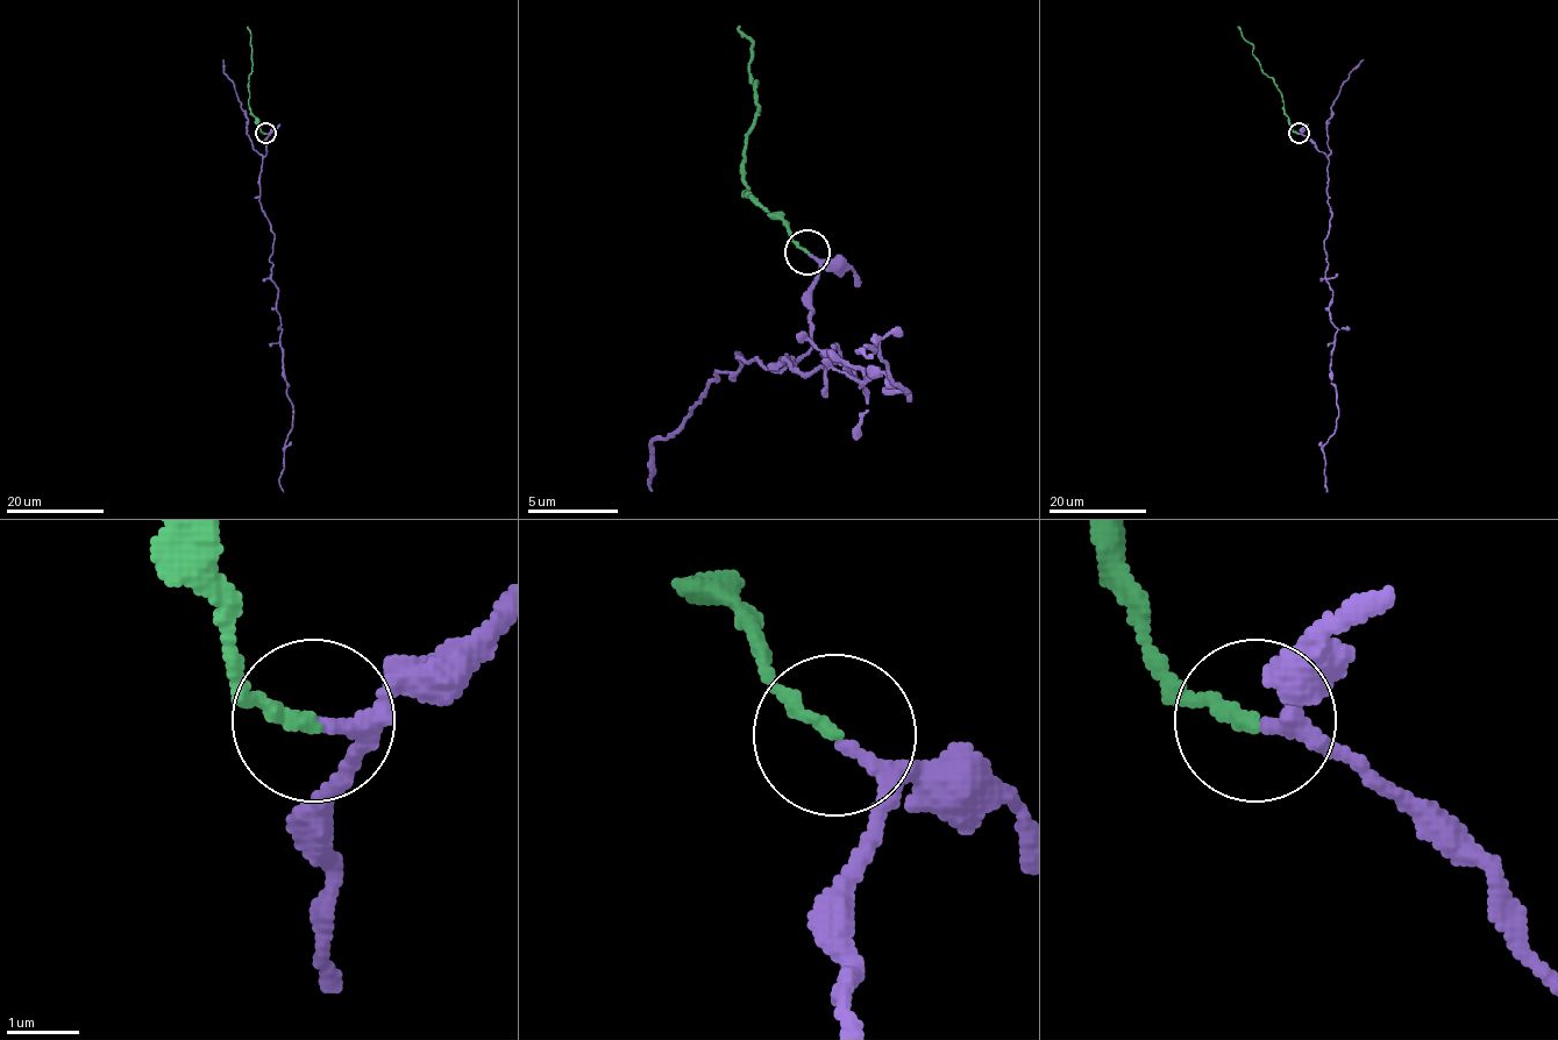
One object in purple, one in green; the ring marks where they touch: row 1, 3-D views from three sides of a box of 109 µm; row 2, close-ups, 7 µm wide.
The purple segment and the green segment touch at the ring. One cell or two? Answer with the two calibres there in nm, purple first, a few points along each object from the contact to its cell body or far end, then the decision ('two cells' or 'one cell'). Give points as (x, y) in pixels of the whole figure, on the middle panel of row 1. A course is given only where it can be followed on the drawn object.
150 nm thick on the purple side, 190 nm on the other; purple runs (806, 256), (811, 346), (783, 360), (838, 346), (865, 396), (874, 369), (910, 400), (874, 360); green runs (806, 251), (780, 220), (742, 197), (742, 134), (756, 120), (756, 79), (747, 70), (752, 43), (739, 26); one cell

